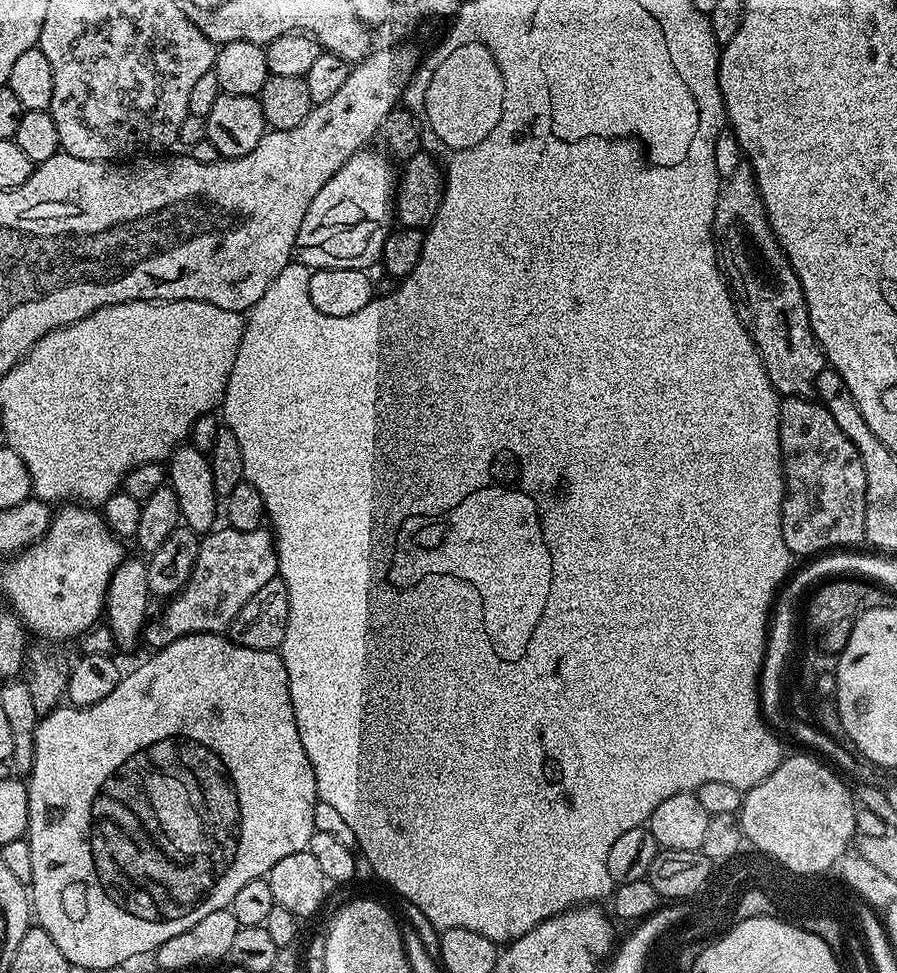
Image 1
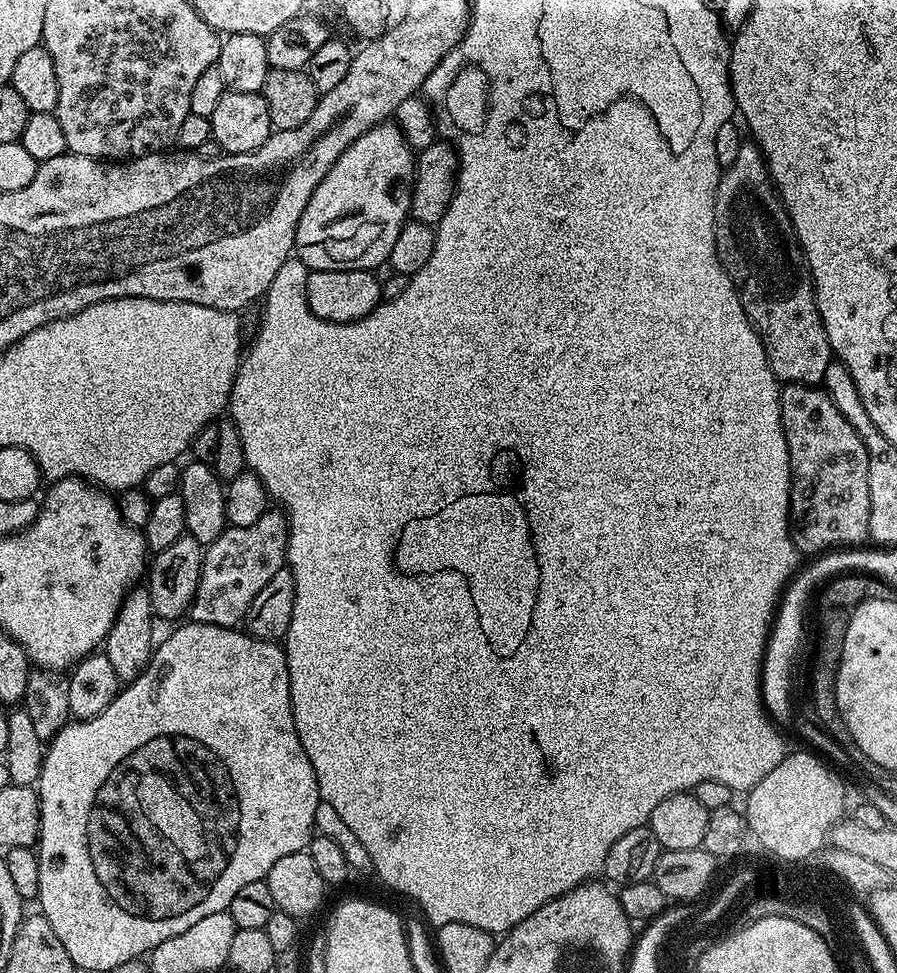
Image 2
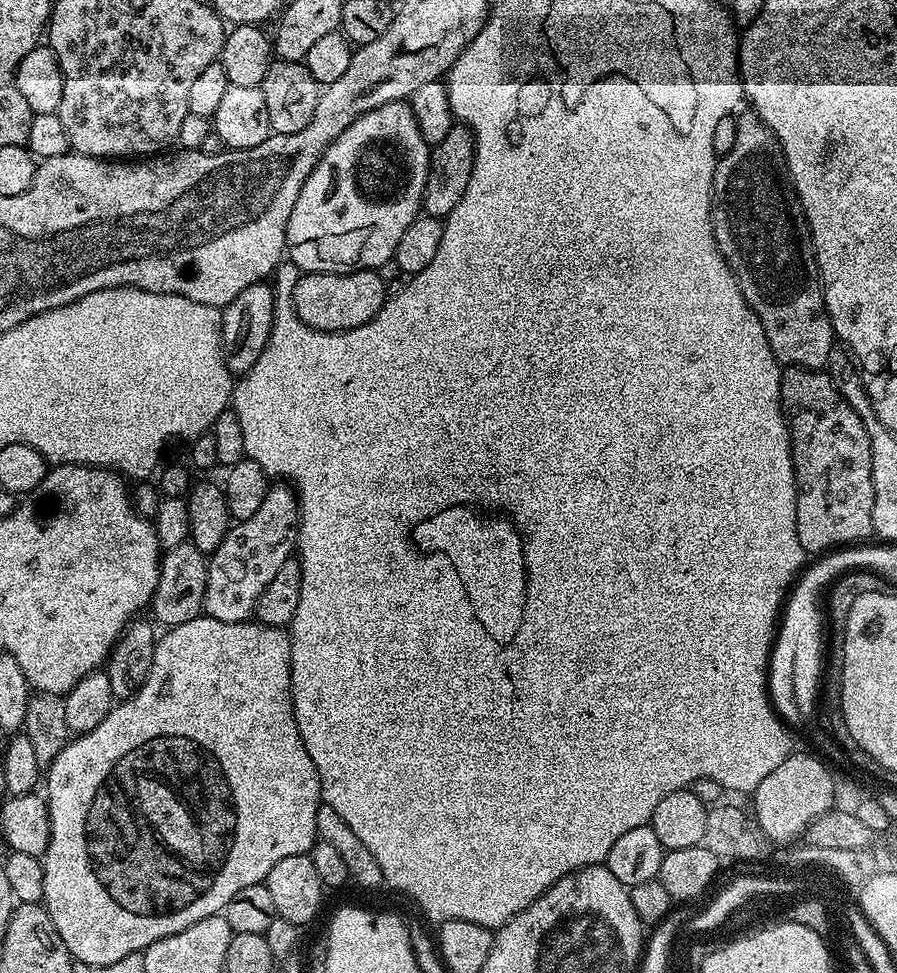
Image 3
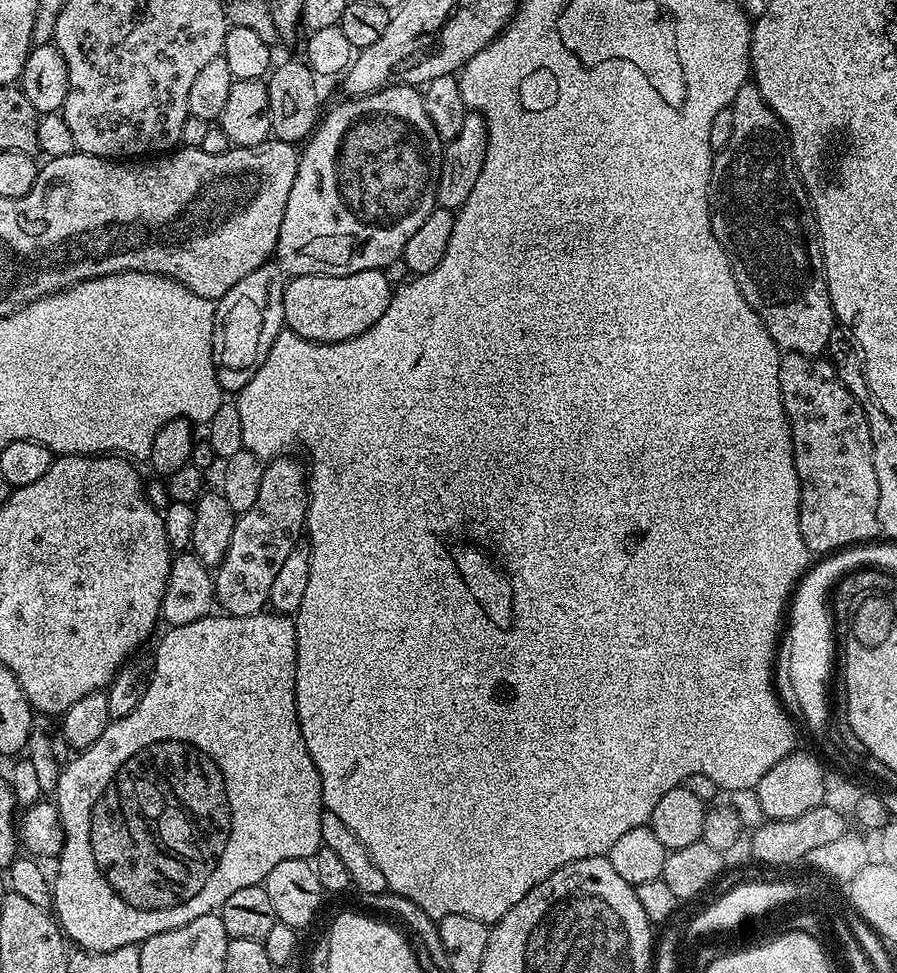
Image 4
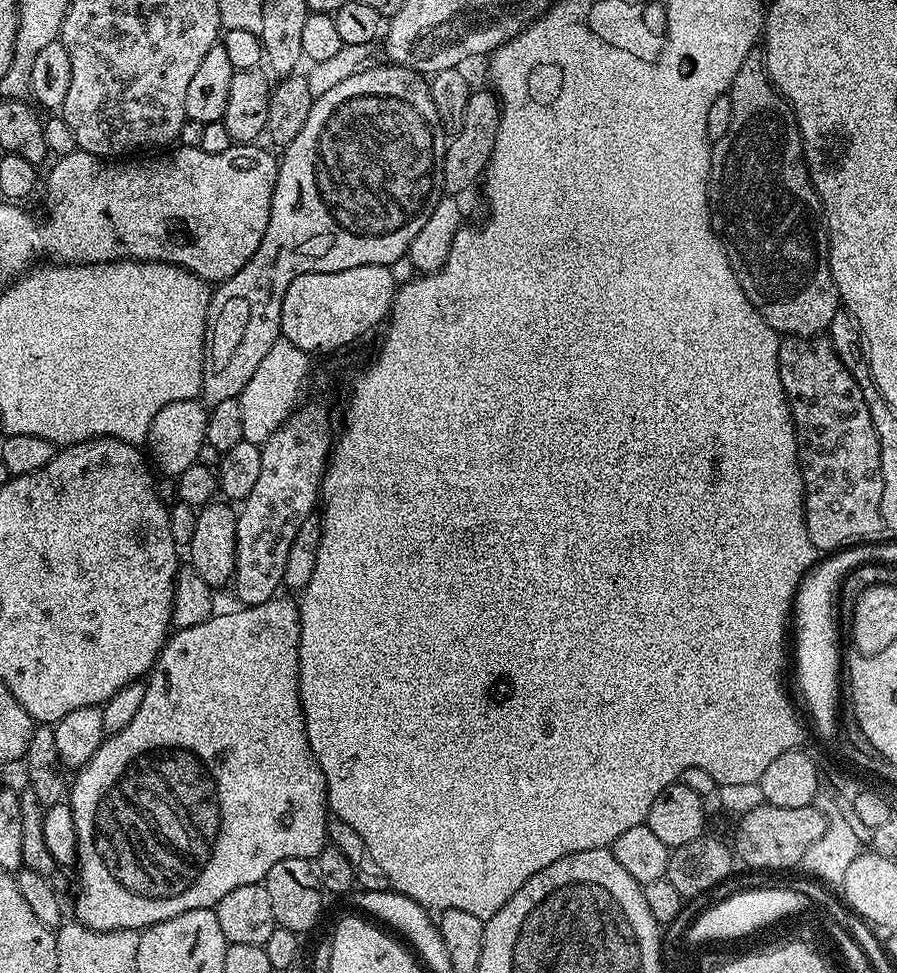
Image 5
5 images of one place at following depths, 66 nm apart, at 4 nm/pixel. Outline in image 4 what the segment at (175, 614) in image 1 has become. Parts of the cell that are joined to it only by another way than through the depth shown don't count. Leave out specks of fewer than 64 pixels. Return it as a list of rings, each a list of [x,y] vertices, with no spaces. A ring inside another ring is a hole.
[[[291,455],[269,460],[265,463],[262,474],[262,487],[258,490],[258,499],[250,510],[239,513],[236,517],[234,534],[230,534],[230,546],[222,558],[220,564],[214,568],[214,600],[220,604],[229,616],[253,616],[265,611],[269,603],[270,588],[281,569],[282,562],[289,556],[297,540],[301,539],[306,528],[308,518],[308,482],[306,479],[306,468]]]

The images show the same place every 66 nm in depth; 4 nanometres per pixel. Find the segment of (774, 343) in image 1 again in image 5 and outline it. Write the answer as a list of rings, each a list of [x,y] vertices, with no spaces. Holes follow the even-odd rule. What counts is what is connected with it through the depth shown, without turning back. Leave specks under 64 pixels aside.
[[[753,54],[746,58],[746,62],[742,62],[742,67],[739,68],[738,74],[734,74],[734,82],[731,88],[728,89],[726,95],[730,98],[730,130],[726,130],[726,134],[722,139],[715,141],[711,145],[712,150],[712,165],[710,166],[710,174],[708,175],[708,208],[712,212],[712,229],[716,231],[716,236],[724,244],[724,249],[728,255],[730,266],[734,270],[734,274],[738,278],[738,282],[742,286],[742,290],[746,294],[746,298],[750,298],[750,302],[758,310],[758,314],[762,314],[762,318],[766,318],[766,322],[770,325],[777,334],[783,334],[785,337],[789,336],[807,336],[809,338],[819,337],[821,334],[827,333],[831,320],[834,319],[834,314],[841,311],[842,305],[840,303],[840,295],[838,294],[838,286],[834,286],[834,278],[830,274],[830,262],[828,261],[828,230],[824,226],[824,207],[820,205],[818,194],[812,185],[812,179],[808,173],[808,167],[804,165],[804,151],[802,150],[802,138],[800,131],[796,125],[796,116],[792,113],[792,105],[780,95],[780,91],[772,85],[771,80],[768,79],[768,72],[764,69],[764,61],[759,55]]]

